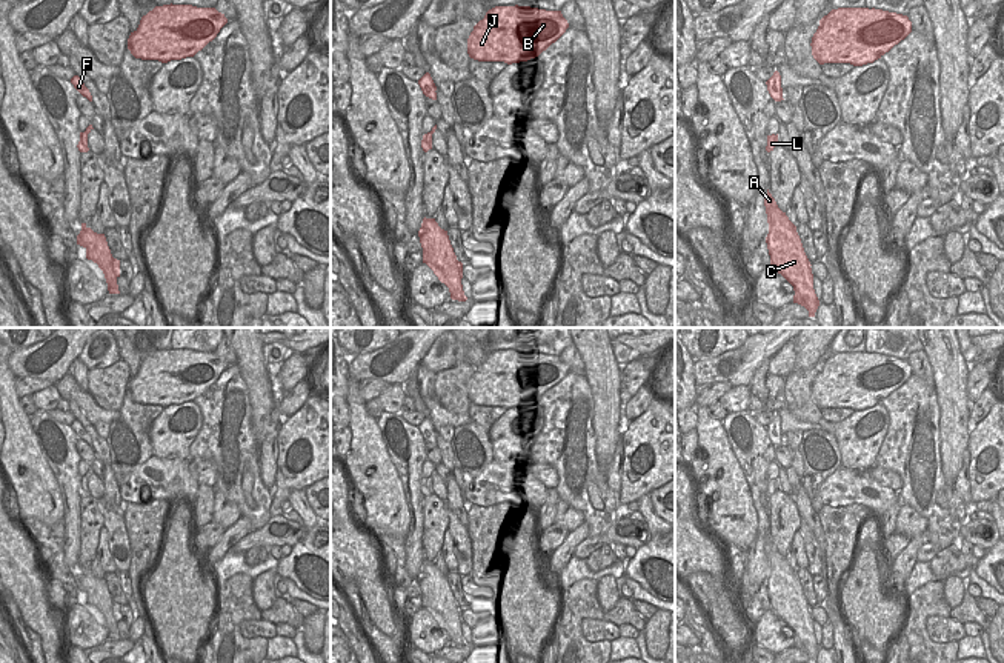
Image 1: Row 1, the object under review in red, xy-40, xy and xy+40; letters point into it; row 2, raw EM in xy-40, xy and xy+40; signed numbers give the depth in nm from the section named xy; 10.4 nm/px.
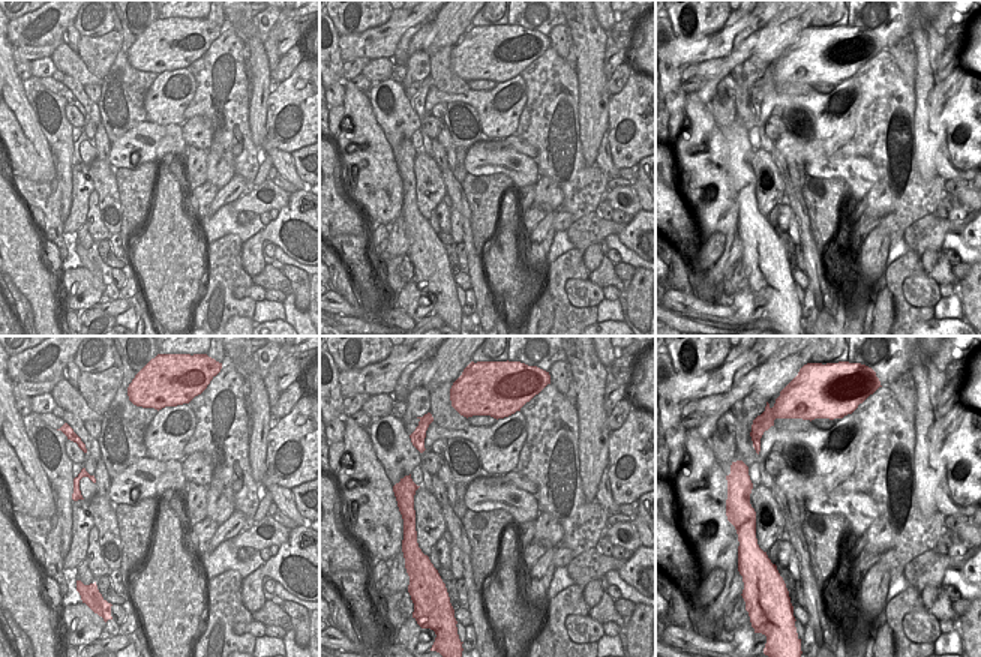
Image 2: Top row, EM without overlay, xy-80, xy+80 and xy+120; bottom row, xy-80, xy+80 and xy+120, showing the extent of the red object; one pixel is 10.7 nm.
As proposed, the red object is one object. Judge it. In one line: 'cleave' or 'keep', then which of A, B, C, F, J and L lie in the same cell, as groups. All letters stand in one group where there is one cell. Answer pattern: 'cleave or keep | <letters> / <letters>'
cleave | A C F L / B J

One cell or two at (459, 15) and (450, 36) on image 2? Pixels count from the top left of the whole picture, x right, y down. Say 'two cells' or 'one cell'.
one cell

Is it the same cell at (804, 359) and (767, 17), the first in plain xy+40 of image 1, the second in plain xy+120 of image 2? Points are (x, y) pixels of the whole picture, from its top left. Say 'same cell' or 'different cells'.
different cells

